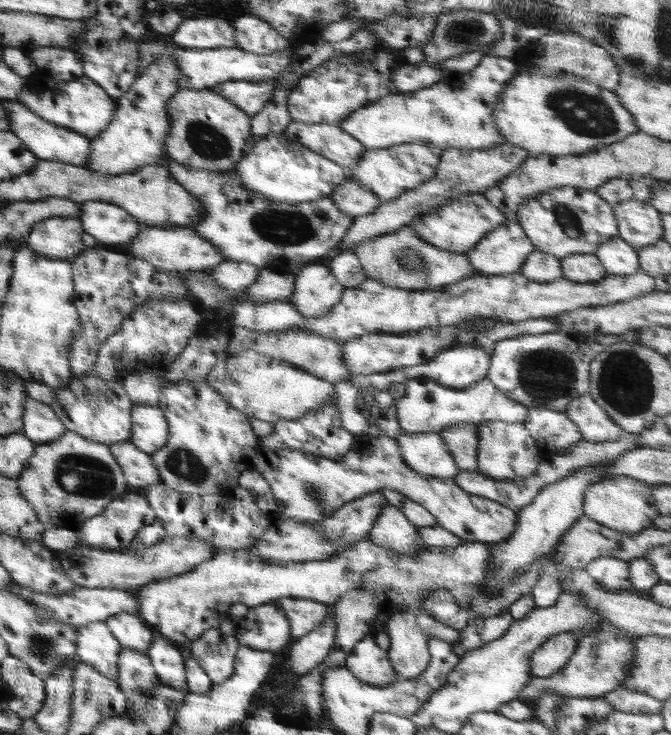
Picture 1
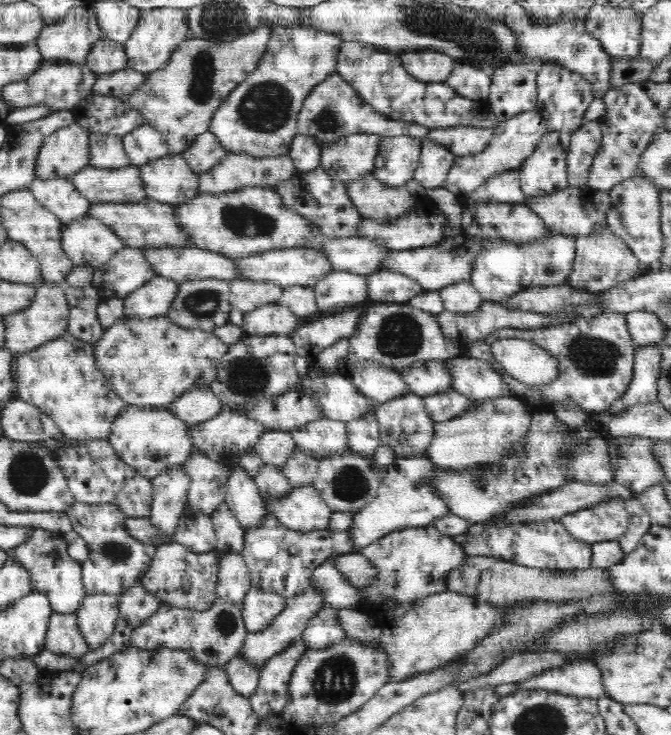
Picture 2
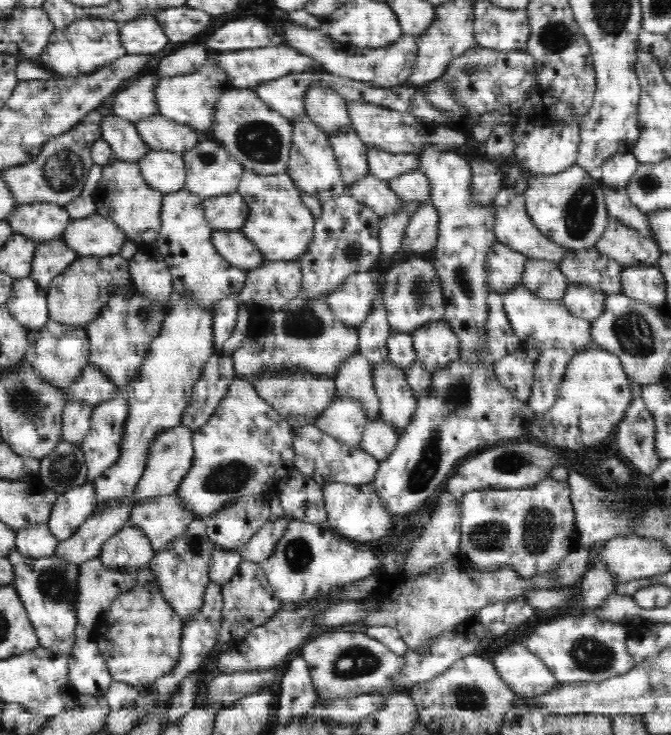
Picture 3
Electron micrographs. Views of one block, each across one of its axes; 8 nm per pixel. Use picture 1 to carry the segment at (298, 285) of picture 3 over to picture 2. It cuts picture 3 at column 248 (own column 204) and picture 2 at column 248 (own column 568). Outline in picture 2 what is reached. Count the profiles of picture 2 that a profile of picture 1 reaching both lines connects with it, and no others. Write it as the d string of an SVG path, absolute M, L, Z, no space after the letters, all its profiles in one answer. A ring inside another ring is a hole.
M236 279L229 282L231 304L242 313L256 310L260 306L279 303L285 287L266 281Z

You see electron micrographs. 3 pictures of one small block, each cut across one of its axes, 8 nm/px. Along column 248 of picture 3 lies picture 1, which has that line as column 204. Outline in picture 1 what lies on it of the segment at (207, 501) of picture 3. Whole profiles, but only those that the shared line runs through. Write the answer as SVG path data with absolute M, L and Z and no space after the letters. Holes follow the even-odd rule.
M180 381L161 390L158 405L167 418L169 429L166 446L150 454L162 478L161 482L170 488L188 494L216 495L230 494L238 487L237 478L244 471L253 470L260 454L259 436L253 431L250 417L235 408L207 381Z

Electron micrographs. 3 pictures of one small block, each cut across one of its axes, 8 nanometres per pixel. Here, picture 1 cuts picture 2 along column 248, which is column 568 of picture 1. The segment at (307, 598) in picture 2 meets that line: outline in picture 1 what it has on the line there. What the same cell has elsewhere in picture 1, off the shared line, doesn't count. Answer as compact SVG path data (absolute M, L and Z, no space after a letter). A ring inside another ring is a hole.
M570 633L552 635L532 652L530 674L534 677L550 677L562 669L577 648L577 640Z

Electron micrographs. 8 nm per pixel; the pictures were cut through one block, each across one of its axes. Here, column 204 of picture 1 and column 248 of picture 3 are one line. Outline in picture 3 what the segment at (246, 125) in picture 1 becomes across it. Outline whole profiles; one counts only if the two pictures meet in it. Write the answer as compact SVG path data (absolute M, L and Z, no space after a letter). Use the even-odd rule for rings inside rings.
M232 87L225 90L214 105L210 131L211 138L226 147L245 170L264 175L287 173L292 148L292 123L277 110L266 106L253 89Z

